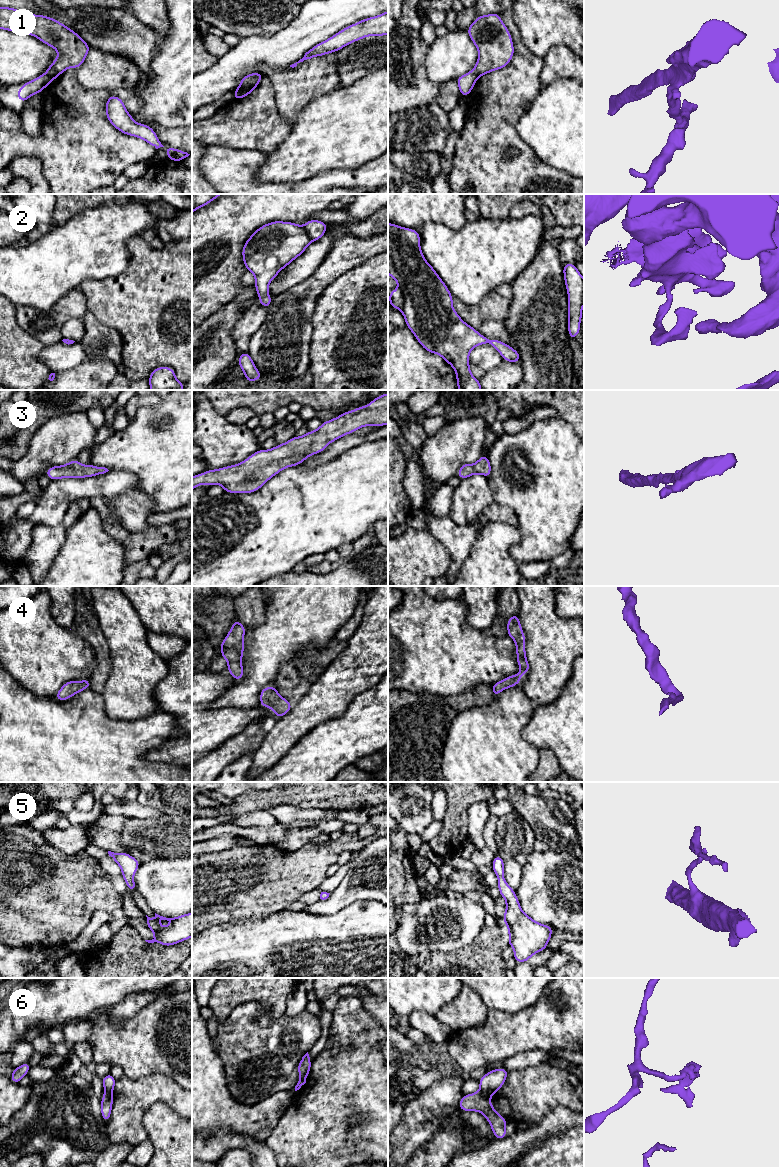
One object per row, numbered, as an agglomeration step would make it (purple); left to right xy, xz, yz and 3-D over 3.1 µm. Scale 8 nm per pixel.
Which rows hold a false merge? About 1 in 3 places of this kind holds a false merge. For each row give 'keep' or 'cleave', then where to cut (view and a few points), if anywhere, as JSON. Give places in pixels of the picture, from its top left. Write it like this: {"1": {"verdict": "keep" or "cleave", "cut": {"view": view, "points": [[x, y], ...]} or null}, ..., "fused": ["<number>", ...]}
{"1": {"verdict": "cleave", "cut": {"view": "xz", "points": [[262, 74], [250, 84], [238, 89]]}}, "2": {"verdict": "keep", "cut": null}, "3": {"verdict": "keep", "cut": null}, "4": {"verdict": "keep", "cut": null}, "5": {"verdict": "keep", "cut": null}, "6": {"verdict": "cleave", "cut": {"view": "yz", "points": [[480, 1090], [489, 1097]]}}, "fused": ["1", "6"]}

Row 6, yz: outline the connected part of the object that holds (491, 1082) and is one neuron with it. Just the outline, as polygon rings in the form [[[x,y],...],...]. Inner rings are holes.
[[[504,1068],[491,1070],[482,1076],[478,1081],[480,1091],[486,1095],[493,1096],[505,1083],[509,1071]]]

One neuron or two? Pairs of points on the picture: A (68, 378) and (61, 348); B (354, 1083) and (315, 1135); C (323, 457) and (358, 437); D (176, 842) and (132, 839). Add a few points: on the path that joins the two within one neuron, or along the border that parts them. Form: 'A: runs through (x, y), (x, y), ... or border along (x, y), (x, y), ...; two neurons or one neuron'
A: border along (87, 359), (72, 368), (55, 373); two neurons
B: runs through (341, 1096), (316, 1122); one neuron
C: runs through (332, 451), (349, 441); one neuron
D: runs through (165, 841), (143, 839); one neuron

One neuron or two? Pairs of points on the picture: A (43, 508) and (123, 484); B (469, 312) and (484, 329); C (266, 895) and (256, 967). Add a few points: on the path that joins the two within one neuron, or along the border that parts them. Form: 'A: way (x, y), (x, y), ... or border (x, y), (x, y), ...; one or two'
A: way (63, 492), (69, 489), (103, 485); one
B: border (502, 320), (485, 319), (476, 329); two
C: border (284, 909), (266, 916), (250, 917), (240, 921); two

